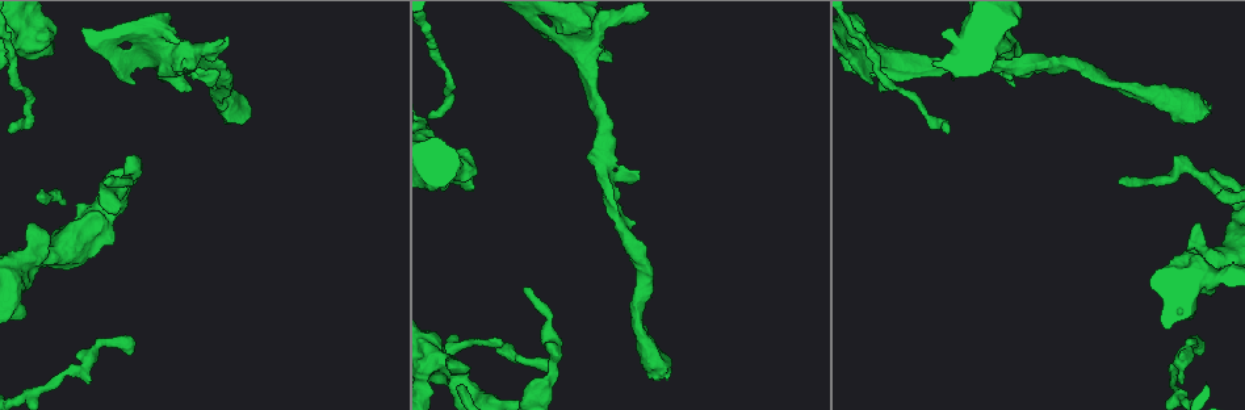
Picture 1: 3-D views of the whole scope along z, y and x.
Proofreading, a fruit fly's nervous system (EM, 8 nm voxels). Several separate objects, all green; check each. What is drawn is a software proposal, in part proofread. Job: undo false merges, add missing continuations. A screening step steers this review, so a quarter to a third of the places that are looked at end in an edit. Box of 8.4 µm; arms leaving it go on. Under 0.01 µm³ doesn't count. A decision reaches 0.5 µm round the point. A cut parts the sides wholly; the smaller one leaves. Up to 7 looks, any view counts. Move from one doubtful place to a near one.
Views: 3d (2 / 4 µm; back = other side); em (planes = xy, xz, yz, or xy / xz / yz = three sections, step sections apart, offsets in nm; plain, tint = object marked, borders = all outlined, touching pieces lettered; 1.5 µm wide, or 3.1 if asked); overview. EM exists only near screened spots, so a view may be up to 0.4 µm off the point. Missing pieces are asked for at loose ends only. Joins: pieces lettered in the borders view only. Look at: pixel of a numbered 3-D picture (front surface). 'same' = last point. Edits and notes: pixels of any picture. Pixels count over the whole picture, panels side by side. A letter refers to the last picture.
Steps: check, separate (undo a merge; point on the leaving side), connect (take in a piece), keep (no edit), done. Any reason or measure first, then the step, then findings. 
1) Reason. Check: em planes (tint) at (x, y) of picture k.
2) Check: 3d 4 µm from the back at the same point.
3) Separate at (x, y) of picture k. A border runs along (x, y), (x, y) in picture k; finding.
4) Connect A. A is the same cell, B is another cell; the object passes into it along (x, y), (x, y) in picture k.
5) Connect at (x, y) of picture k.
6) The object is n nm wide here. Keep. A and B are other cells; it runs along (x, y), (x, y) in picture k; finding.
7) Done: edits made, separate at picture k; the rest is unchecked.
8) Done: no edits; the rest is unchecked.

Branch stops here. Check: em planes (borders) at (1200, 351) of picture 1.

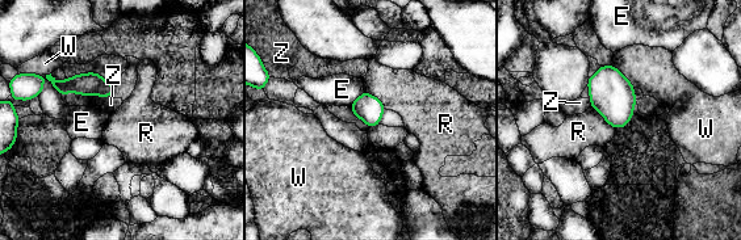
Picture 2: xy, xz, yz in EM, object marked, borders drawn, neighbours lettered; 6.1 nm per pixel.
Keep. E, R, W and Z are other cells; a border runs along (364, 89), (376, 96), (386, 109) in picture 2; none of them fits.

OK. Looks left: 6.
Long arm stops here. Check: em planes (borders) at (247, 105) of picture 1.

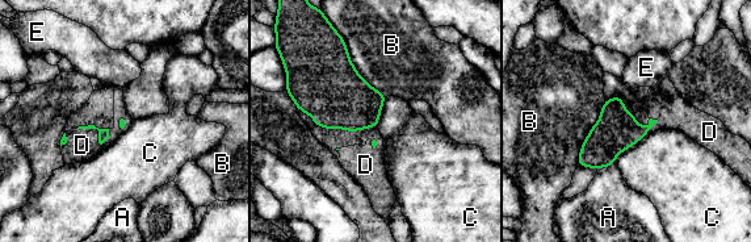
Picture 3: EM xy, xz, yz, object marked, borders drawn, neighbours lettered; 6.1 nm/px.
Connect D. D is the same cell, A, B, C and E are other cells; the cell continues.

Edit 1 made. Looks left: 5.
See it whole again. Check: overview.

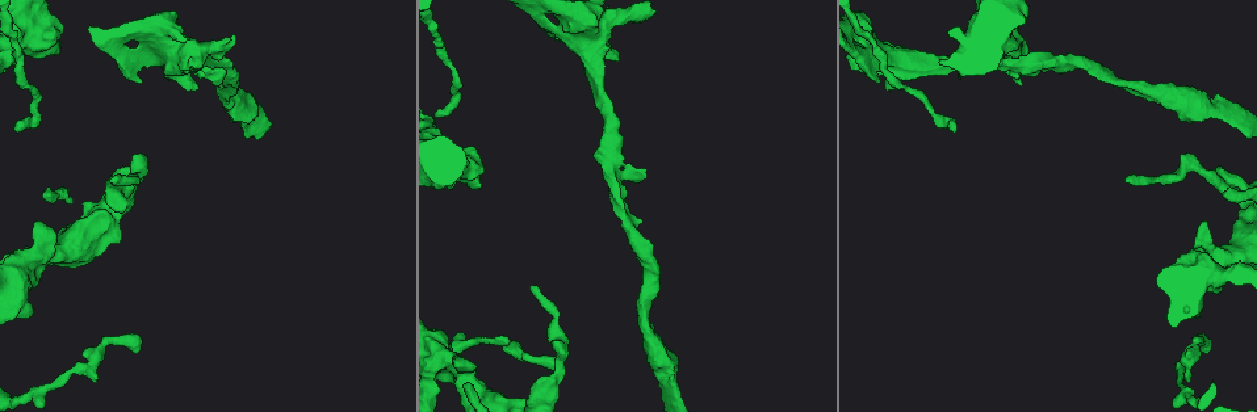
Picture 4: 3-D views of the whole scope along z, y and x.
Check: em 3.1 µm xz step 8 (tint) at (591, 28) of picture 4.

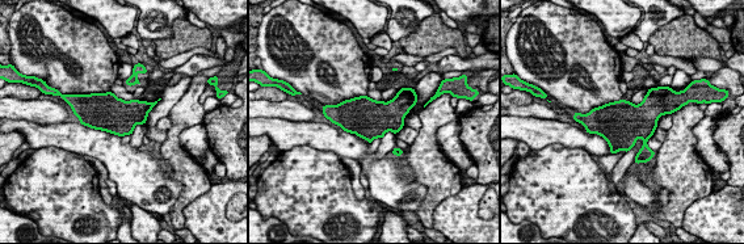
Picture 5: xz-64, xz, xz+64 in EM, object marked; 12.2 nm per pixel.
Check: em 3.1 µm planes (borders) at the same point.

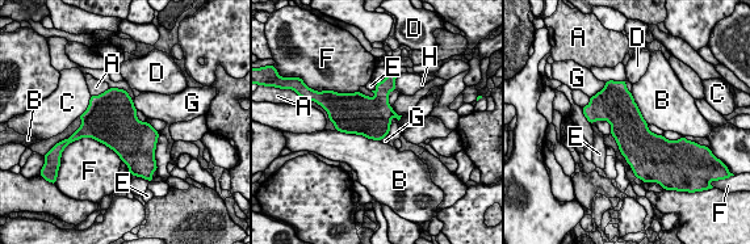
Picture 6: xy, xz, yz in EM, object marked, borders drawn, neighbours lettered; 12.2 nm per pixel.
The object is 440 nm wide here; the longest contact is with F, 550 nm. Keep. A, B, C, D, E, F, G and H are other cells; continuous, no second cell.

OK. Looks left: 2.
Done: edits made, connect at picture 3; the rest is unchecked.

